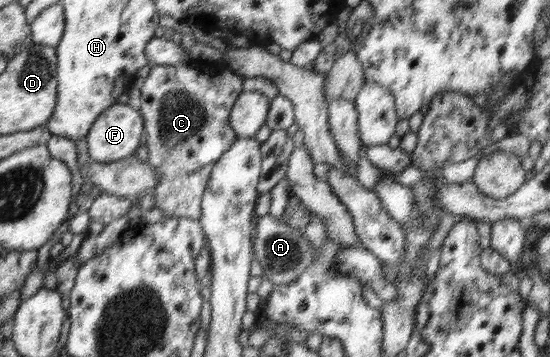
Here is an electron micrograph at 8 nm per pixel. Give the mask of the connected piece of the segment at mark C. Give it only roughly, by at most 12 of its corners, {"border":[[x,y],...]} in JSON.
{"border":[[151,65],[140,94],[164,217],[198,219],[245,77]]}

